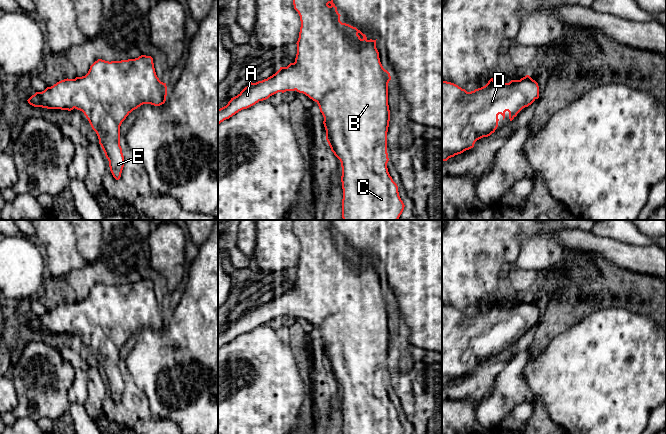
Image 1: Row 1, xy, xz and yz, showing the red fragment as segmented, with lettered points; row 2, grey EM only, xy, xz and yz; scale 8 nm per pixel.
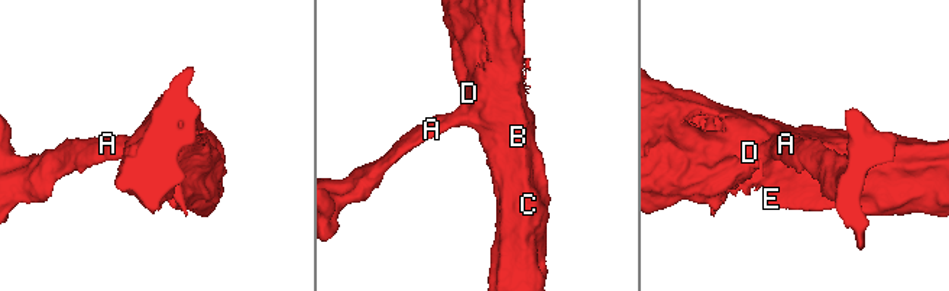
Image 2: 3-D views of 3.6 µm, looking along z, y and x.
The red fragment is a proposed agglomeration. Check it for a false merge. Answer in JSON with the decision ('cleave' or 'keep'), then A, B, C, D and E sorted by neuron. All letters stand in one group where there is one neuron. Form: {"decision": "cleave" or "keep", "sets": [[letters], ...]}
{"decision": "keep", "sets": [["A", "B", "C", "D", "E"]]}

